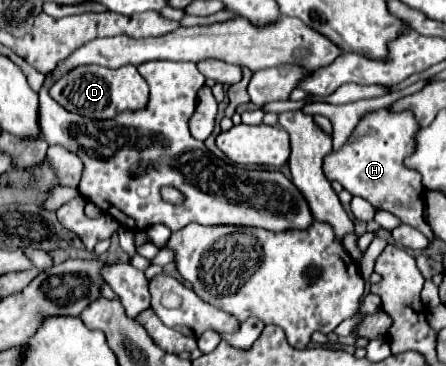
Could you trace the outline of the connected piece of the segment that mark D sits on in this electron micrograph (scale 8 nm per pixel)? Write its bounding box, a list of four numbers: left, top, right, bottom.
[49,66,149,120]

